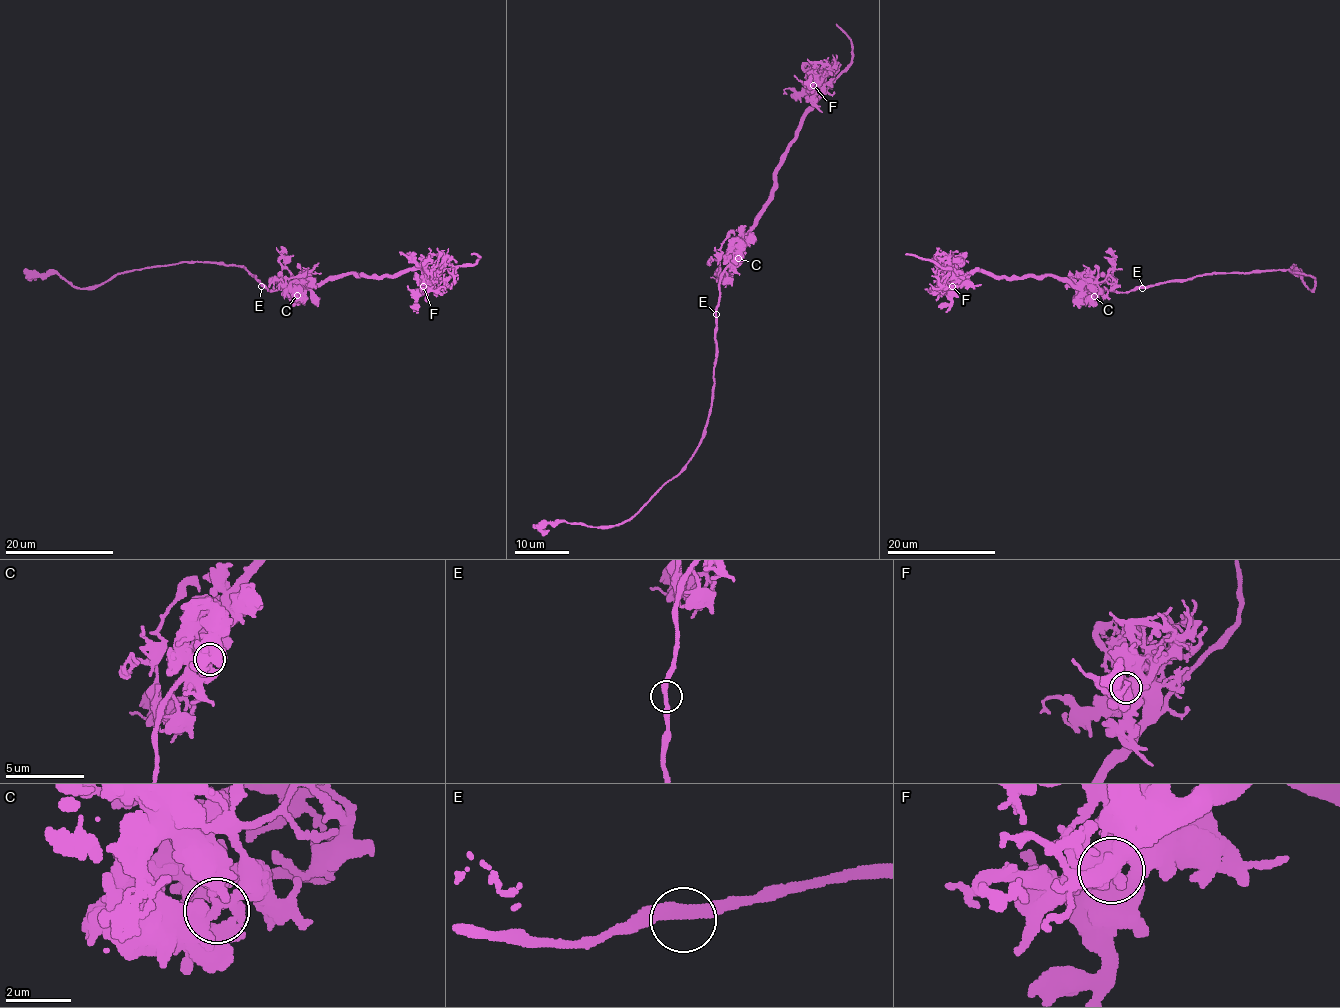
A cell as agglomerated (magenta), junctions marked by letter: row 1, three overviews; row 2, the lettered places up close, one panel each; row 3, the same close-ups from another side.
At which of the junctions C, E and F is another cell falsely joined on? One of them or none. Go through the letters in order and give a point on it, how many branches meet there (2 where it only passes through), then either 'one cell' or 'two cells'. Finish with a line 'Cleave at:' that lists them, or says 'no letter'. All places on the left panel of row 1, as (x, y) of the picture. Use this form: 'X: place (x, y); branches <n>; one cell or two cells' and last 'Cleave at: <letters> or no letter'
C: place (297, 295); branches 3; two cells
E: place (261, 286); branches 2; one cell
F: place (423, 286); branches 2; one cell
Cleave at: C

